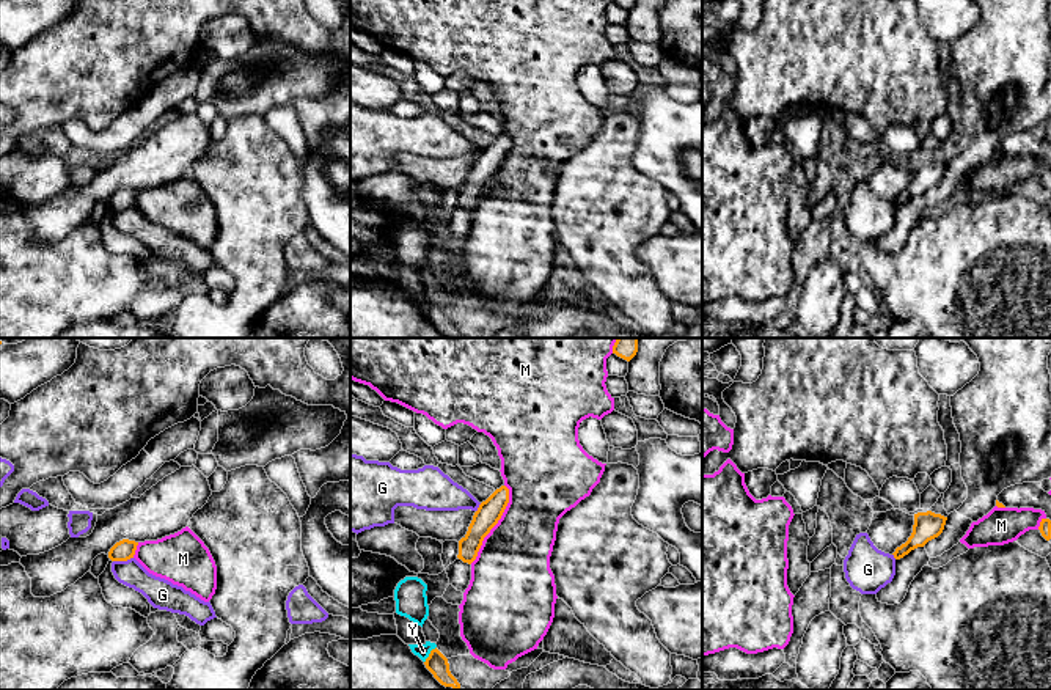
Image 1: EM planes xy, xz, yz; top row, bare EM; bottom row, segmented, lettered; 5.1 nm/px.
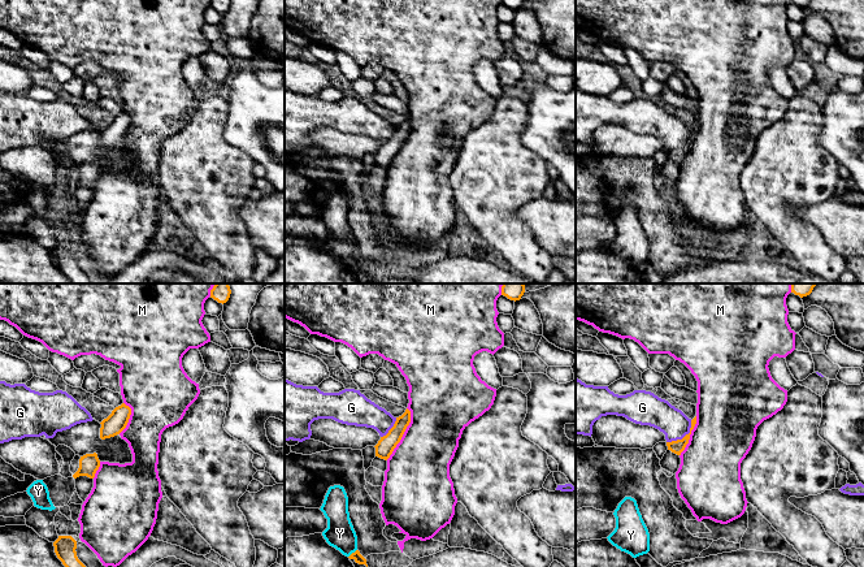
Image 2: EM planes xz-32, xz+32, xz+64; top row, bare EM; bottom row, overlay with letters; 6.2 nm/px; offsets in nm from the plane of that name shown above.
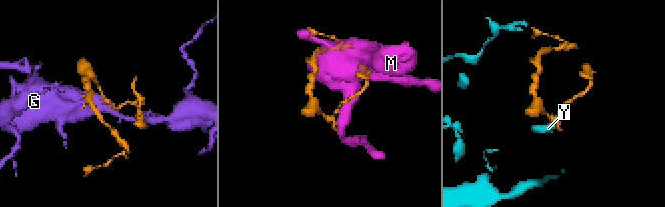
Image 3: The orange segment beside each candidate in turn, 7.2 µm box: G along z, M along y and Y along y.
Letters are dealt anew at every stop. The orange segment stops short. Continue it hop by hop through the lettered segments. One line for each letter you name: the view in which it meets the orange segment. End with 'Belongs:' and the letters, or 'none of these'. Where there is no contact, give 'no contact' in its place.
Belongs: none of these

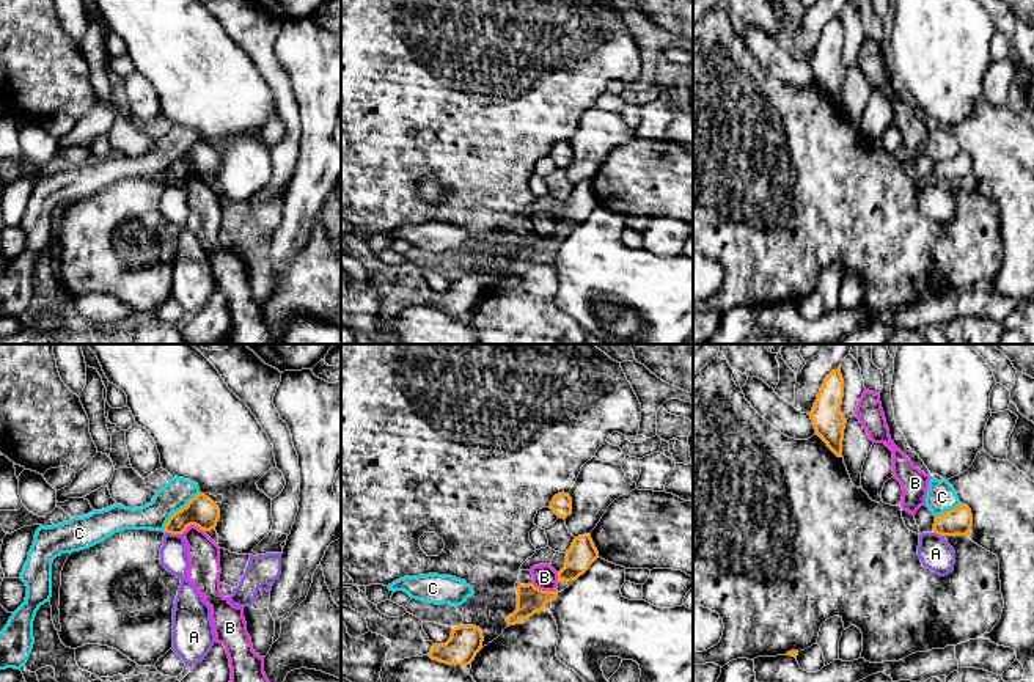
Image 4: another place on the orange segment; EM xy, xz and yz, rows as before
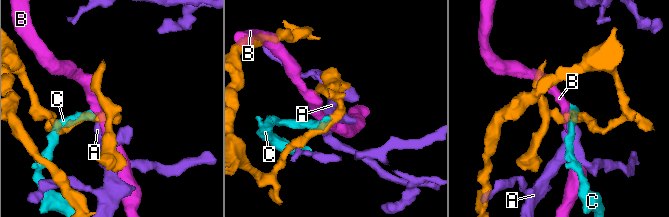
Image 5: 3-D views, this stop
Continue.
Belongs: none of these

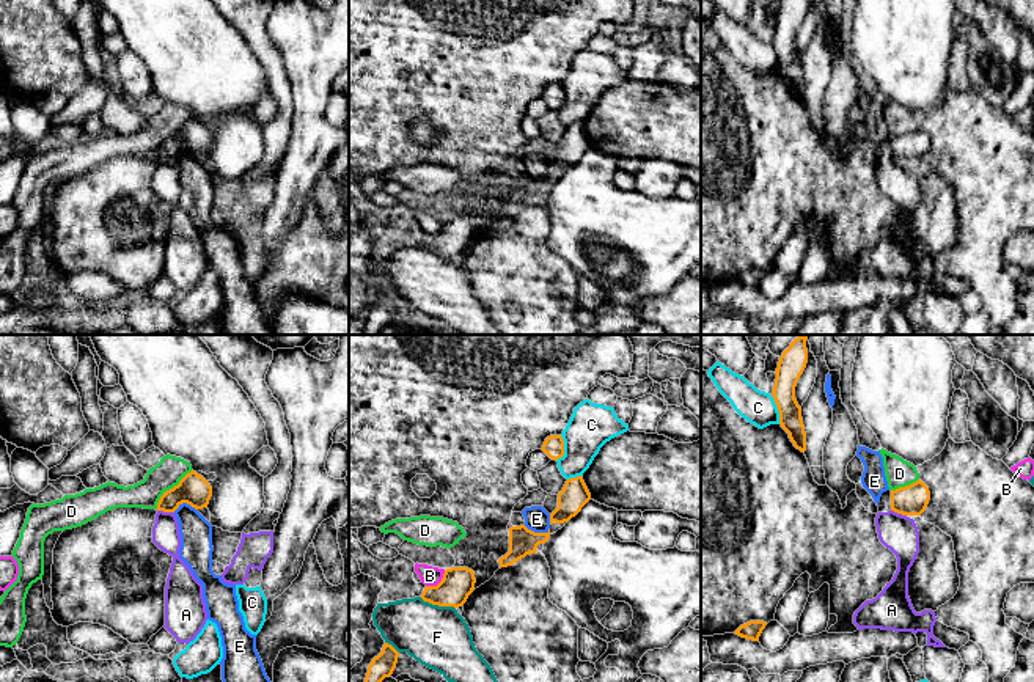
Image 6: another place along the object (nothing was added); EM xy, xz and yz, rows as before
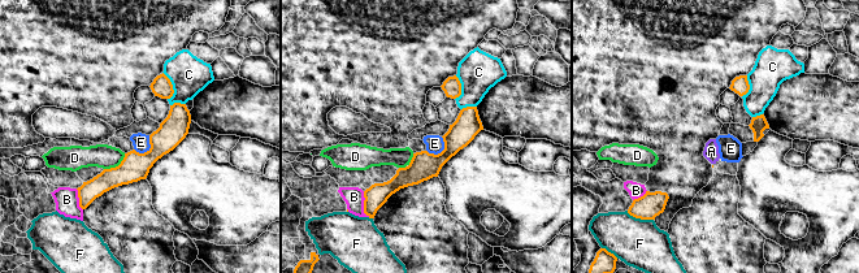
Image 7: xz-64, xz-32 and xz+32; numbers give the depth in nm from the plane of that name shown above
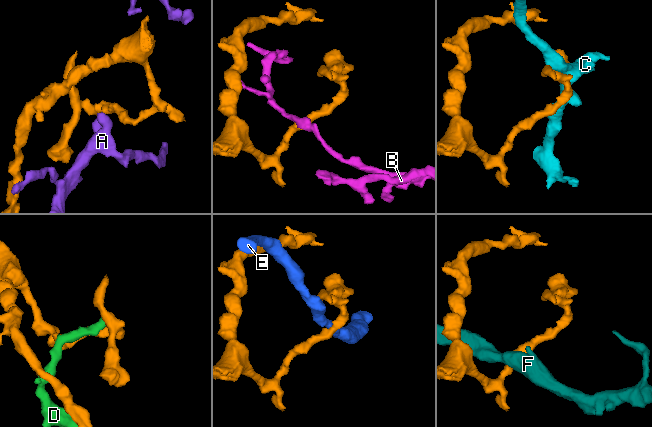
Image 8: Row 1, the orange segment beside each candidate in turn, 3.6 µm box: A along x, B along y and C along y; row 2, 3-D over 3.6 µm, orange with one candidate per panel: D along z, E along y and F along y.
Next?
Belongs: none of these

